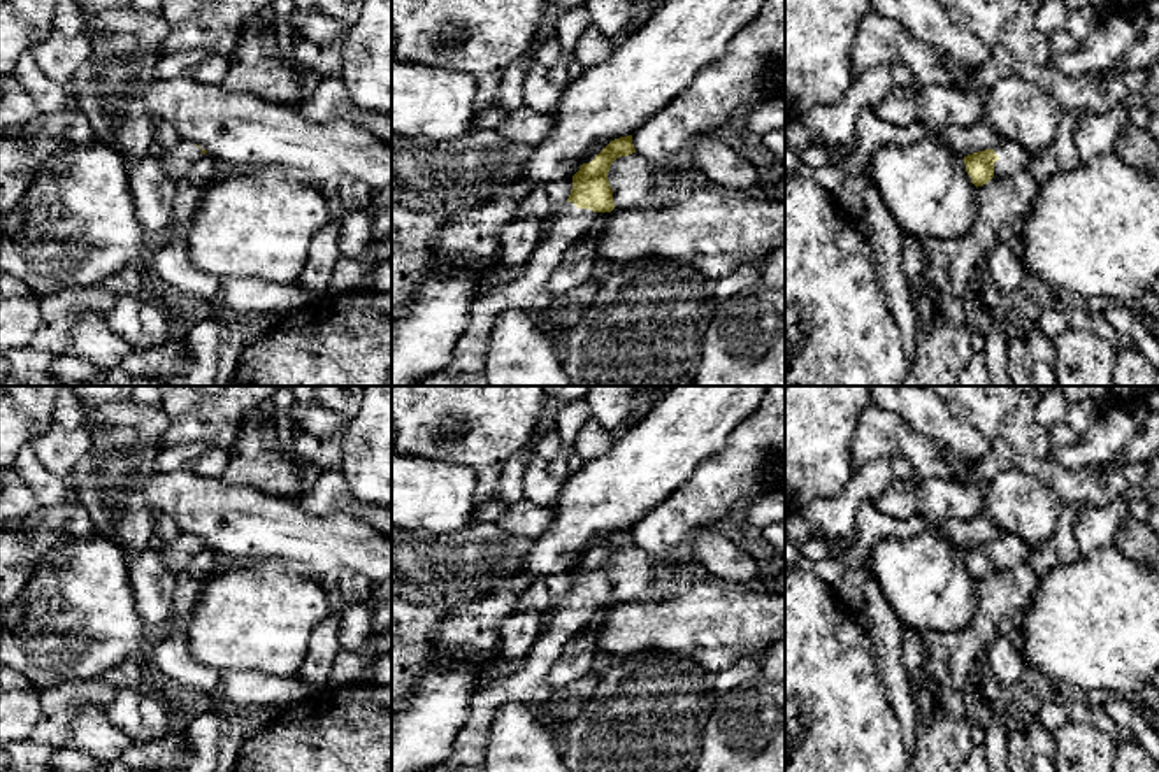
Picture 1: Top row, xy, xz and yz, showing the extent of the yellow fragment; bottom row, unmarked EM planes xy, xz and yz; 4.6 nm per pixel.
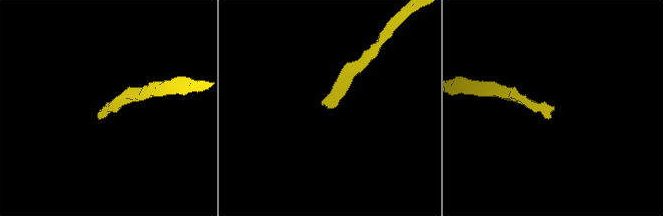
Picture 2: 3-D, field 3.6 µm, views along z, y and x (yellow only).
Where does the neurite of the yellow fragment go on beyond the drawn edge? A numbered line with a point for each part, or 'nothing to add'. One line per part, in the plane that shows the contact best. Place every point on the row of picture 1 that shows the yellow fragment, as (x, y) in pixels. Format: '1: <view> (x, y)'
1: xz (529, 292)

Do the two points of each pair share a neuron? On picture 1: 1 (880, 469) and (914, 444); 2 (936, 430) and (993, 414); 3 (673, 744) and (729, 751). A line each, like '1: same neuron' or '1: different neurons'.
1: different neurons
2: different neurons
3: different neurons

